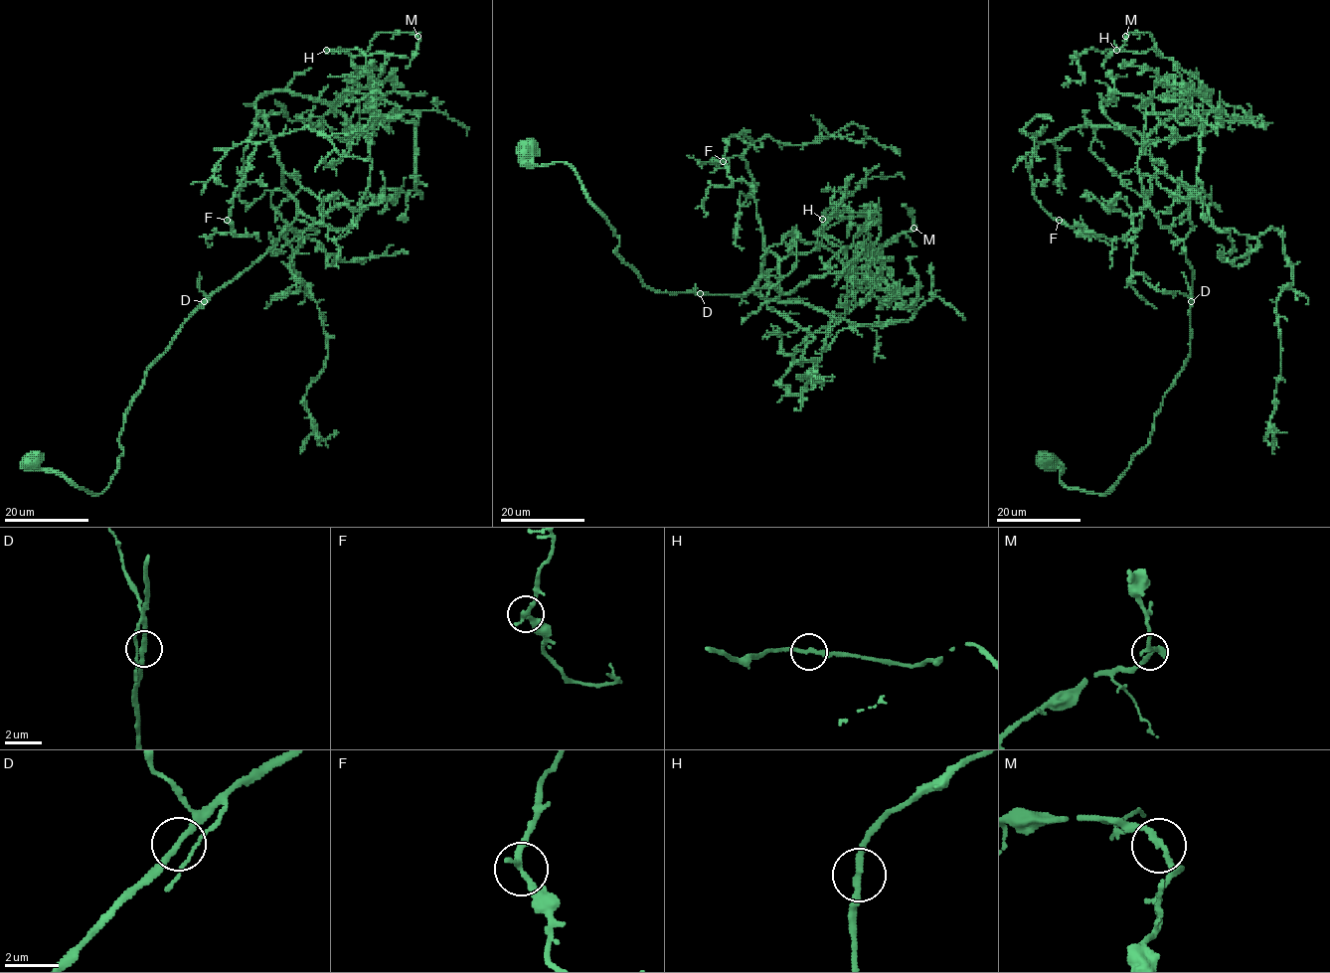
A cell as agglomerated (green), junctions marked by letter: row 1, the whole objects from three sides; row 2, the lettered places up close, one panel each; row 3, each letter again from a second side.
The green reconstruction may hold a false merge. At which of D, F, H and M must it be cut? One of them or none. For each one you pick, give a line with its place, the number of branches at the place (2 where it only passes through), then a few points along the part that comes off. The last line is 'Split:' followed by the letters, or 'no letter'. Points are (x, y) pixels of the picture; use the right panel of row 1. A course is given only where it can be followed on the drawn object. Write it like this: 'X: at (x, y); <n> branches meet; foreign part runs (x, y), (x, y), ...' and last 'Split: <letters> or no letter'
Split: no letter

